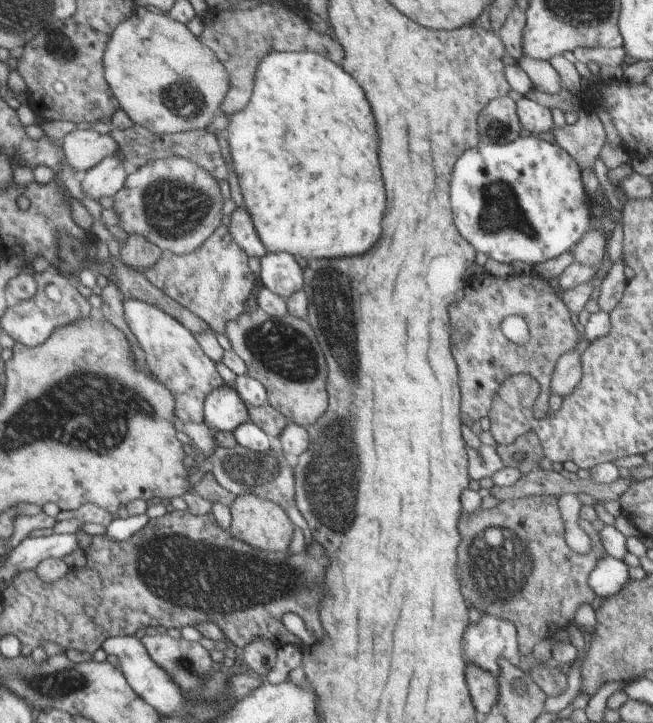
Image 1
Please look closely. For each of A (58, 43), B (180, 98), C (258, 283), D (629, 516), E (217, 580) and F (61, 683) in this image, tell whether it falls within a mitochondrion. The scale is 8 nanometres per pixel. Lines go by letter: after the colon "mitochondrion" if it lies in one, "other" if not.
A: mitochondrion
B: mitochondrion
C: other
D: other
E: mitochondrion
F: mitochondrion

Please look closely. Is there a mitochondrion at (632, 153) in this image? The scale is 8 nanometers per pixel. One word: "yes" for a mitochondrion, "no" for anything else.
no

